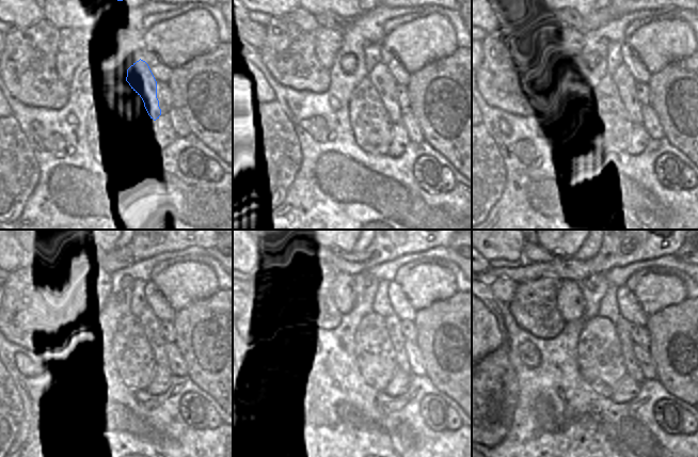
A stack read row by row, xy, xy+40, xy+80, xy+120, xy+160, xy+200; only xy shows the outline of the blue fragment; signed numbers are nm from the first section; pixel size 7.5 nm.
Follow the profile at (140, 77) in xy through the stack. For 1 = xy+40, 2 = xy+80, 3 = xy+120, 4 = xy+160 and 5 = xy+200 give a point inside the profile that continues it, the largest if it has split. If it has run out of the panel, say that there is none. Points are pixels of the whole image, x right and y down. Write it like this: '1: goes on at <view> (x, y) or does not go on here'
1: goes on at xy+40 (381, 78)
2: goes on at xy+80 (622, 78)
3: goes on at xy+120 (149, 324)
4: goes on at xy+160 (392, 322)
5: goes on at xy+200 (624, 327)

